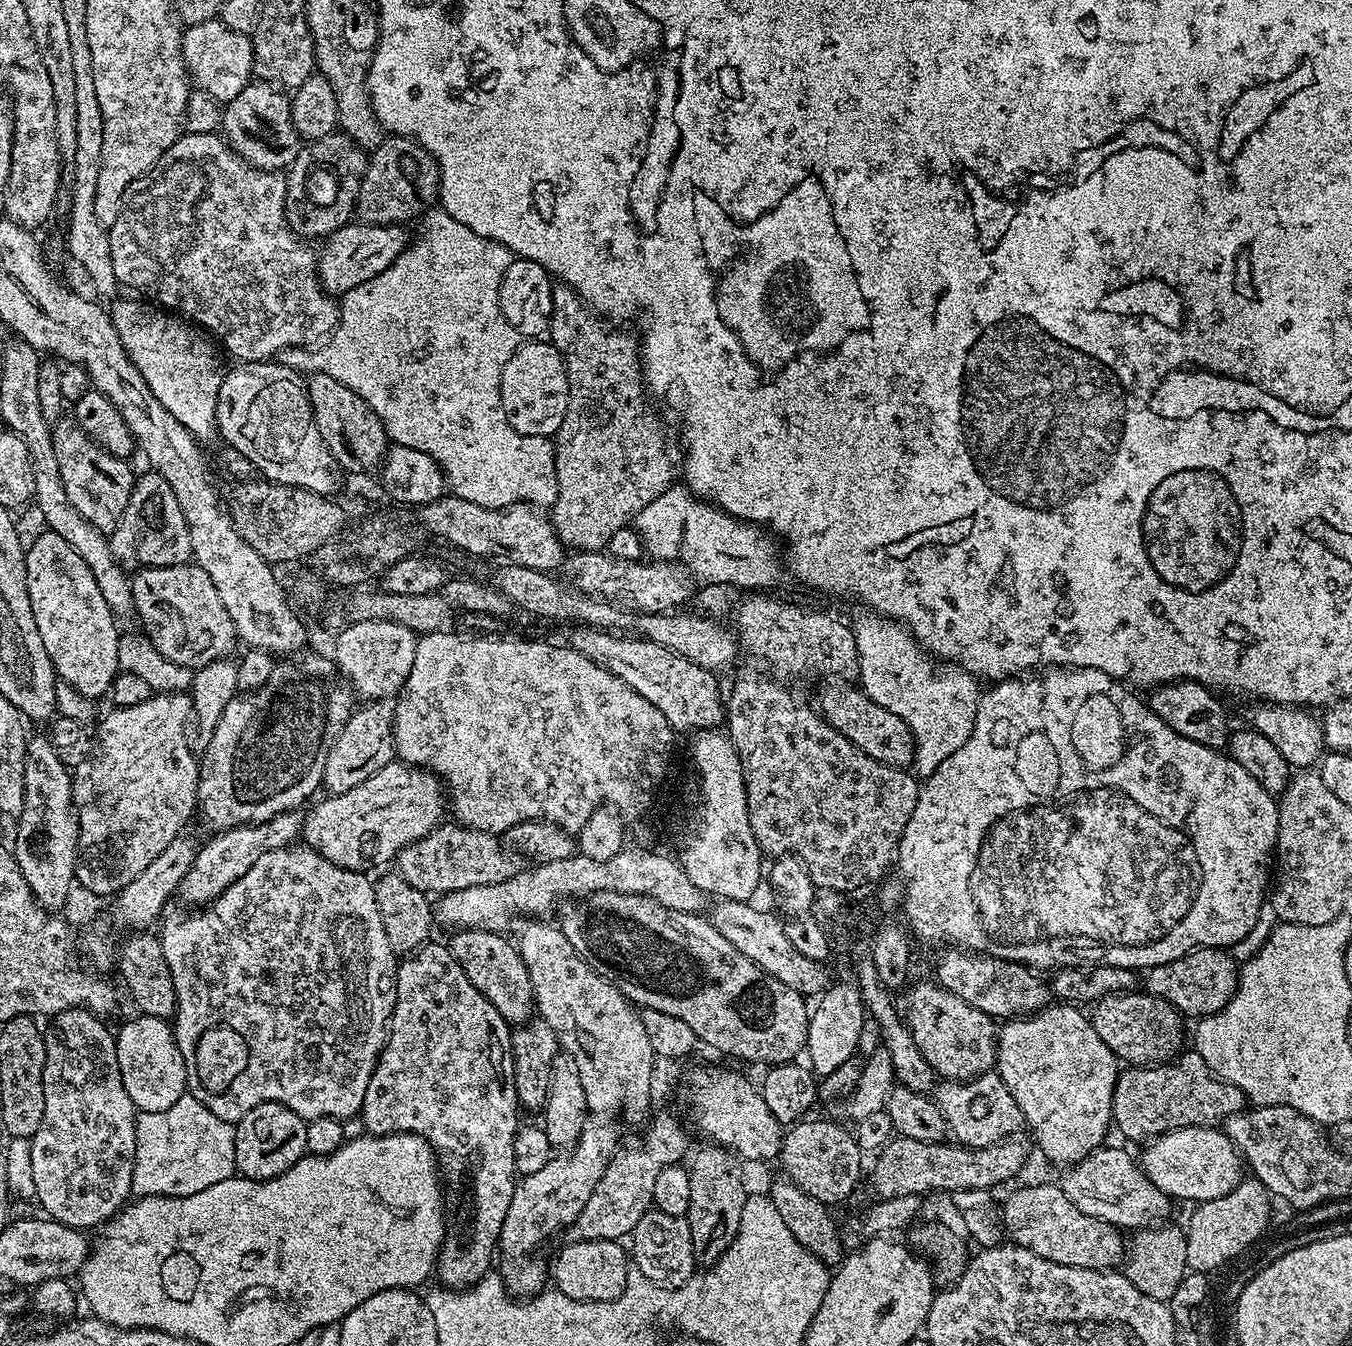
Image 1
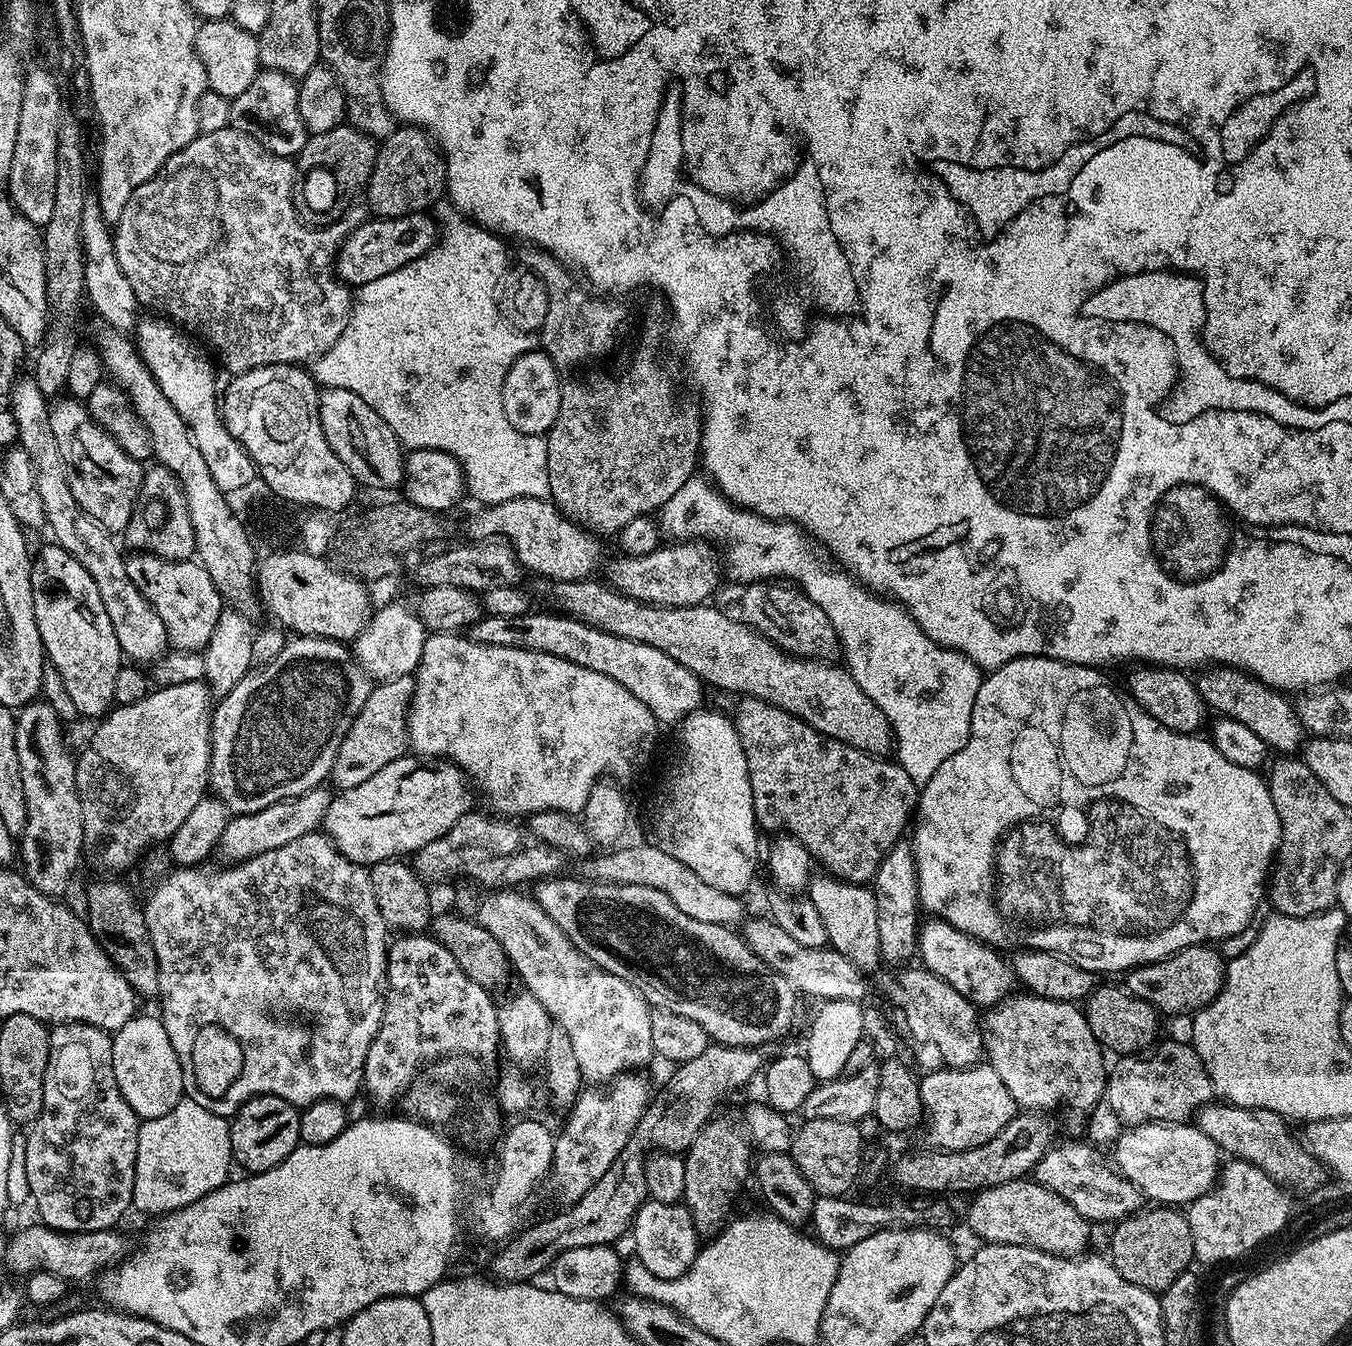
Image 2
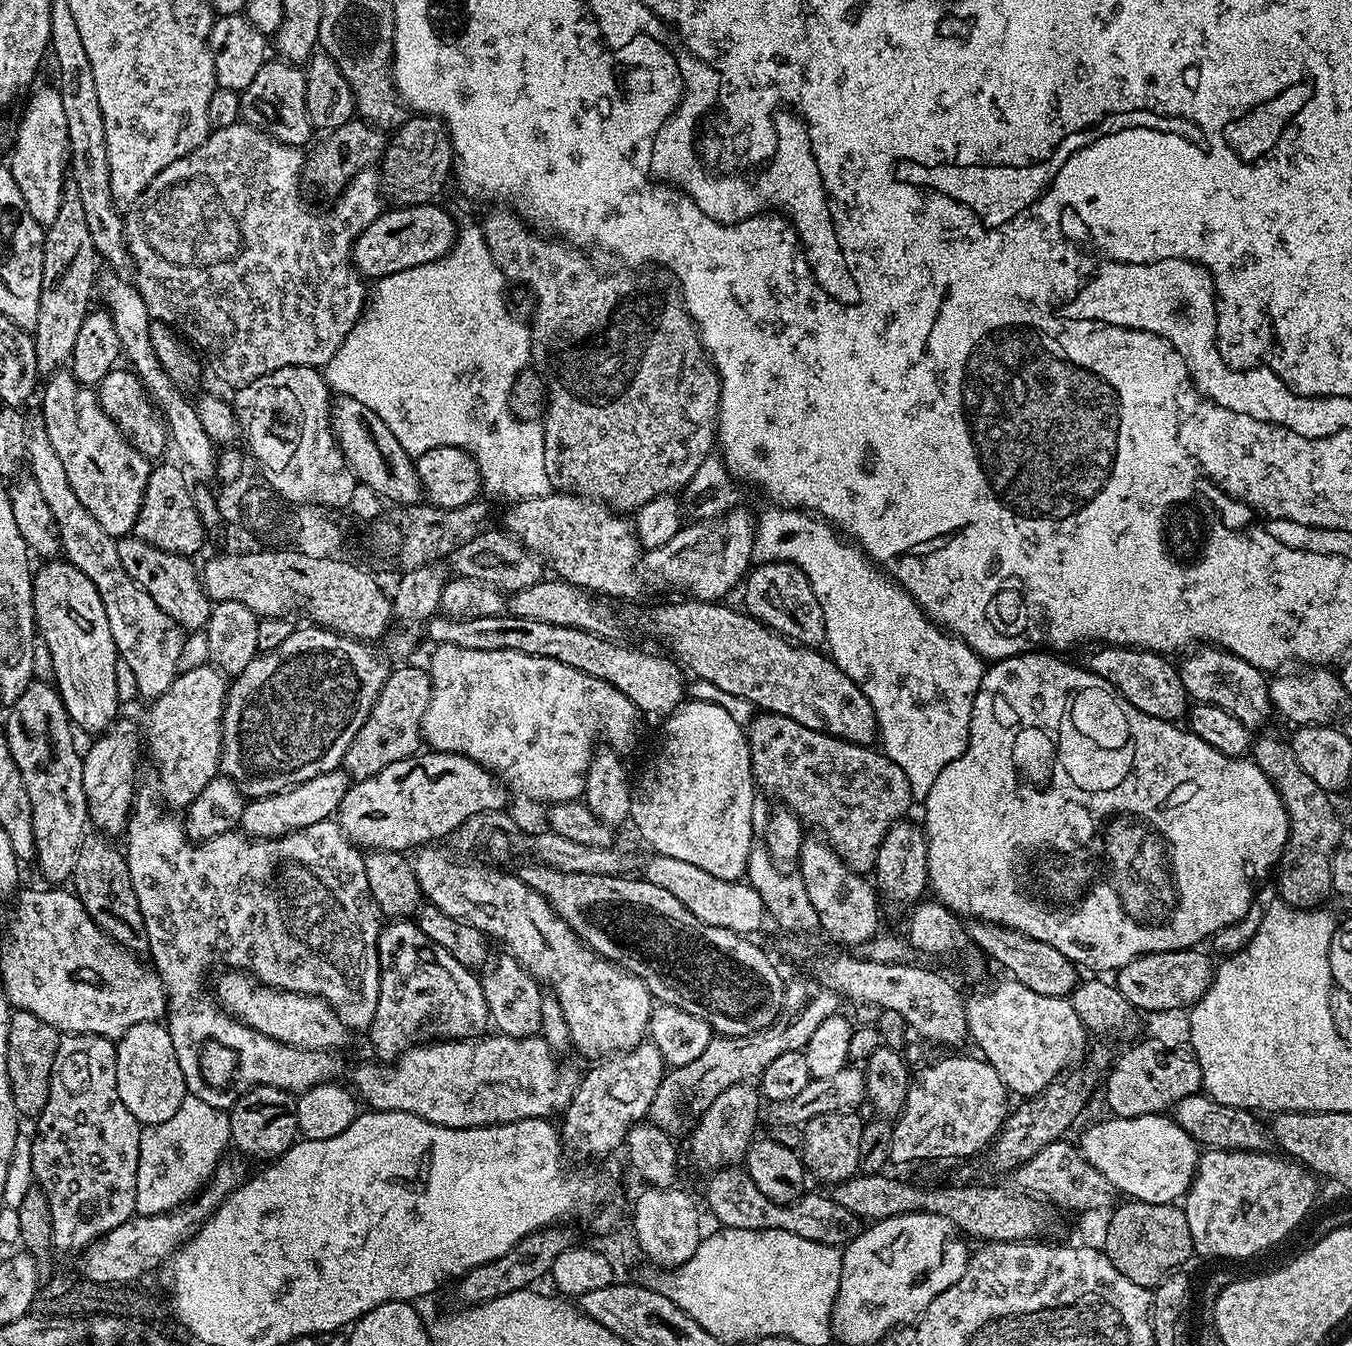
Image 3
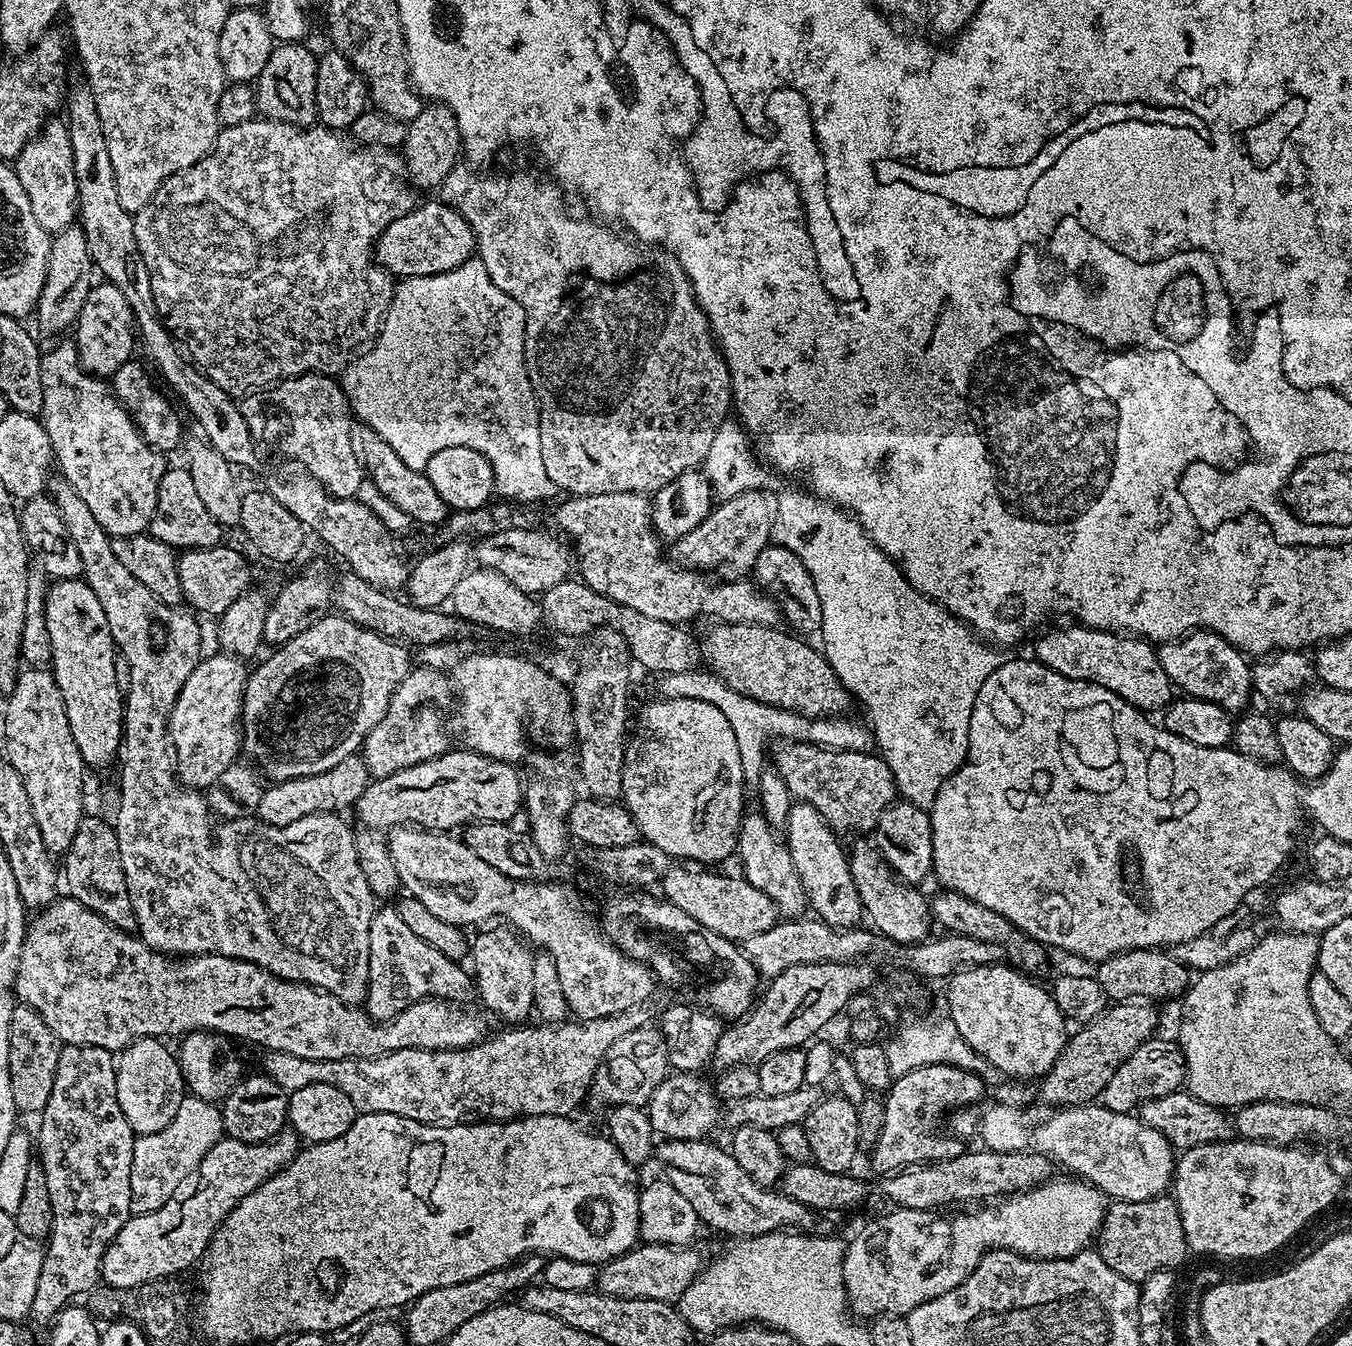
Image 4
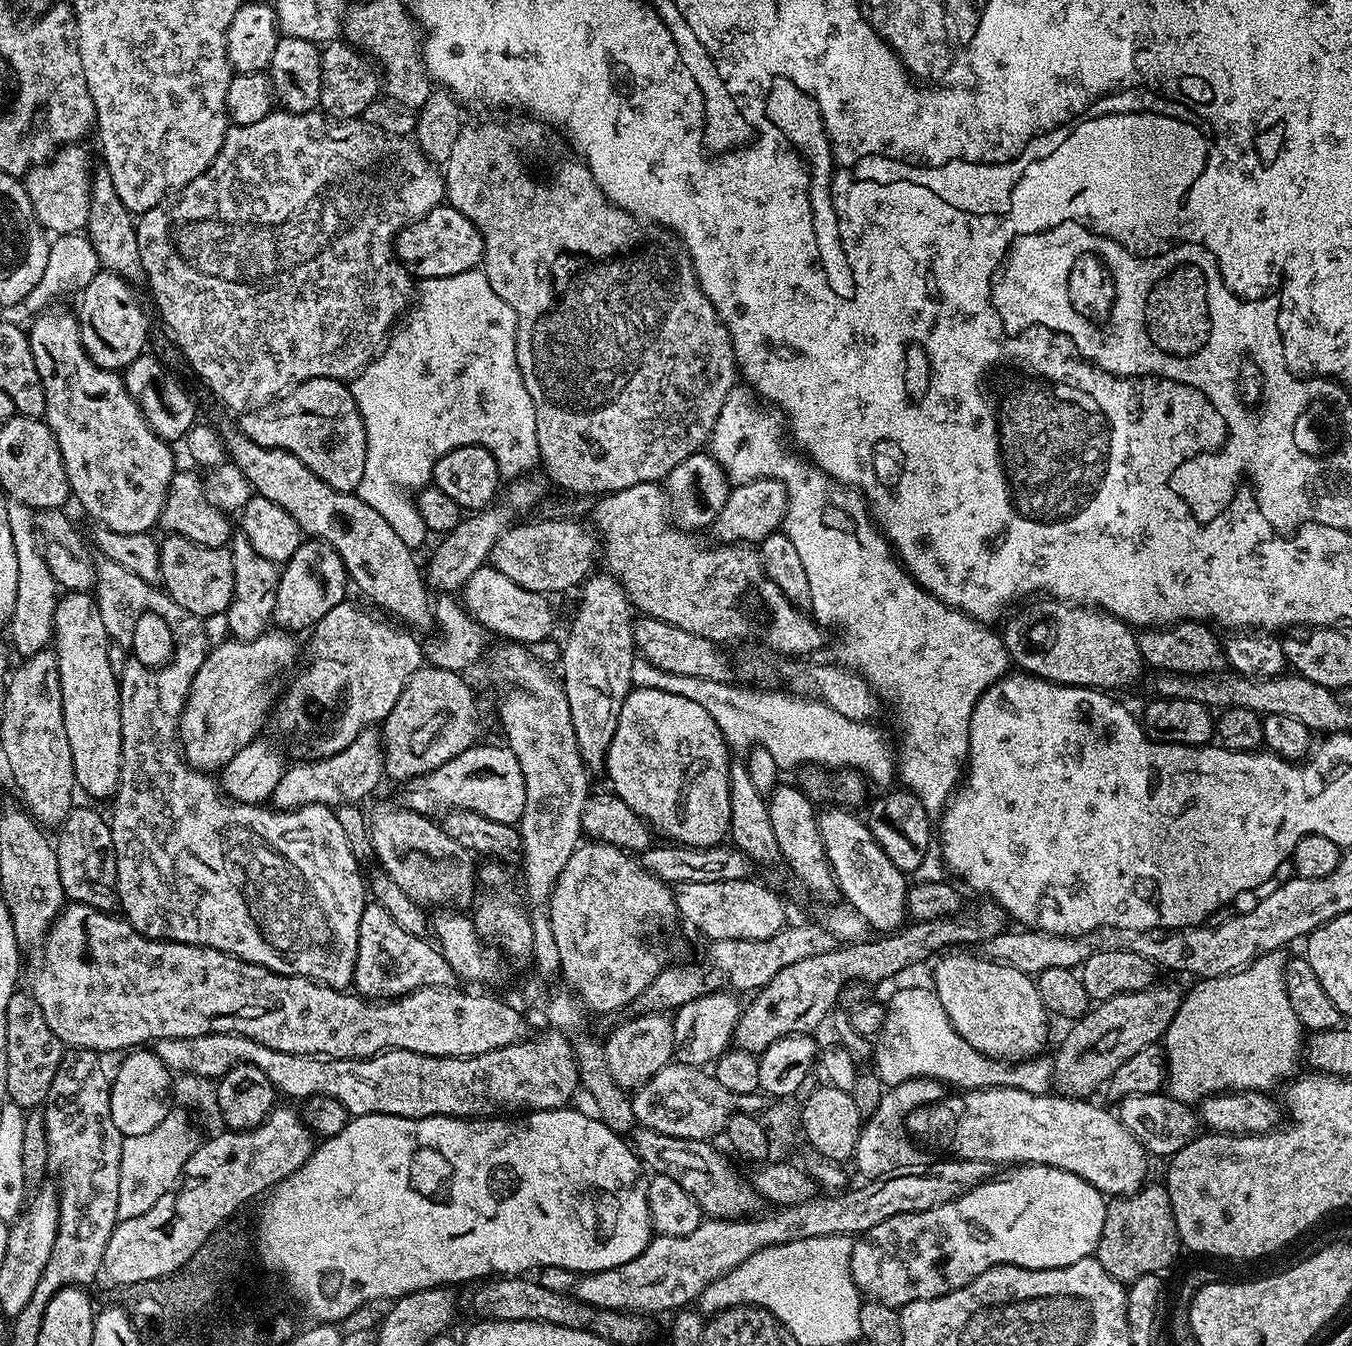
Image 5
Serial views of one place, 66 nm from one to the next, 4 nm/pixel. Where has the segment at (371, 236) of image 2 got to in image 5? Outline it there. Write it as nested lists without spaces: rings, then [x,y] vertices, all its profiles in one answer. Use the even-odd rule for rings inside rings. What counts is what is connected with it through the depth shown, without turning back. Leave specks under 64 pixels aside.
[[[451,206],[430,210],[396,235],[396,259],[416,278],[429,280],[471,272],[481,267],[484,258],[482,234],[462,213]]]

